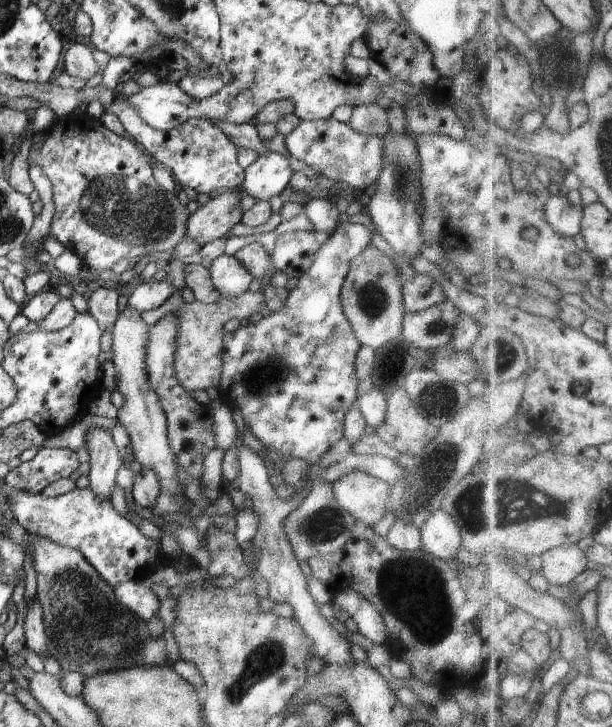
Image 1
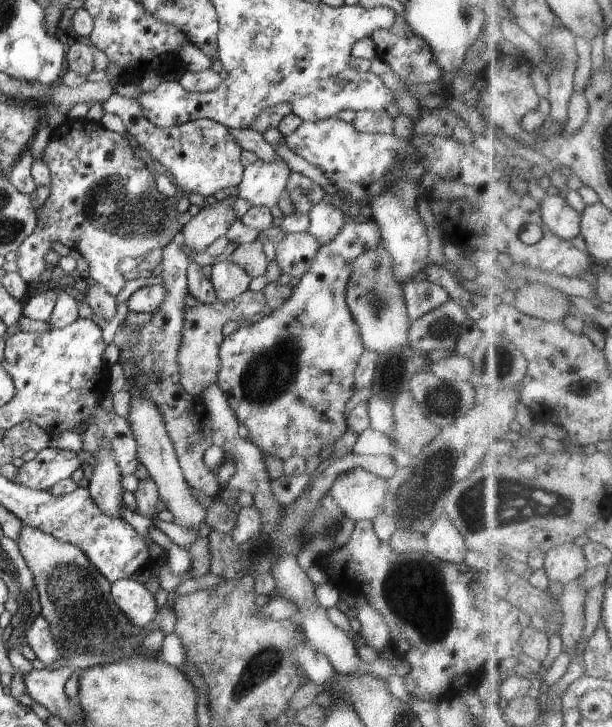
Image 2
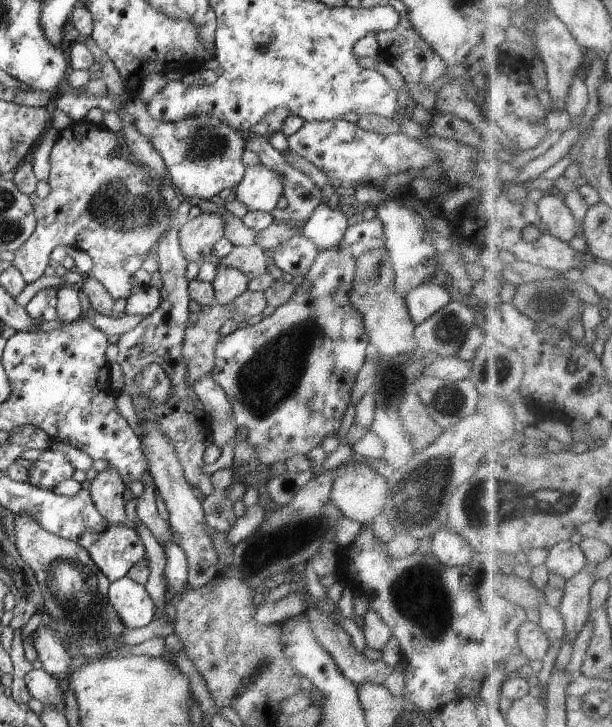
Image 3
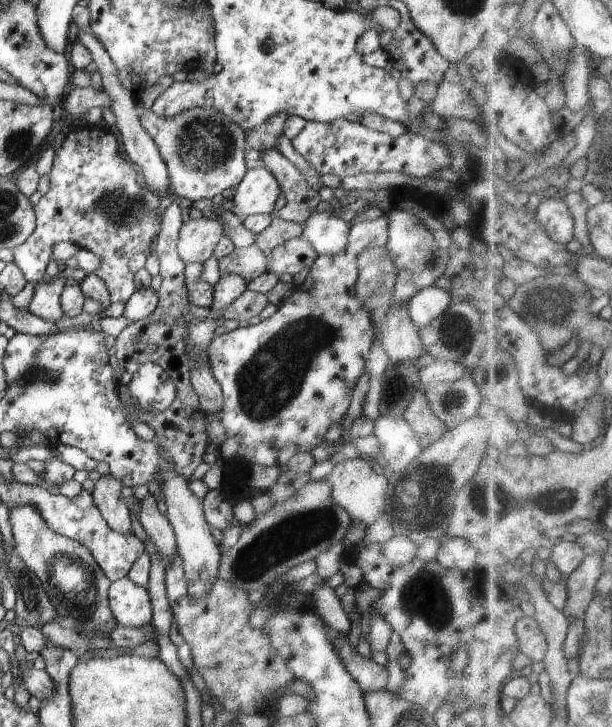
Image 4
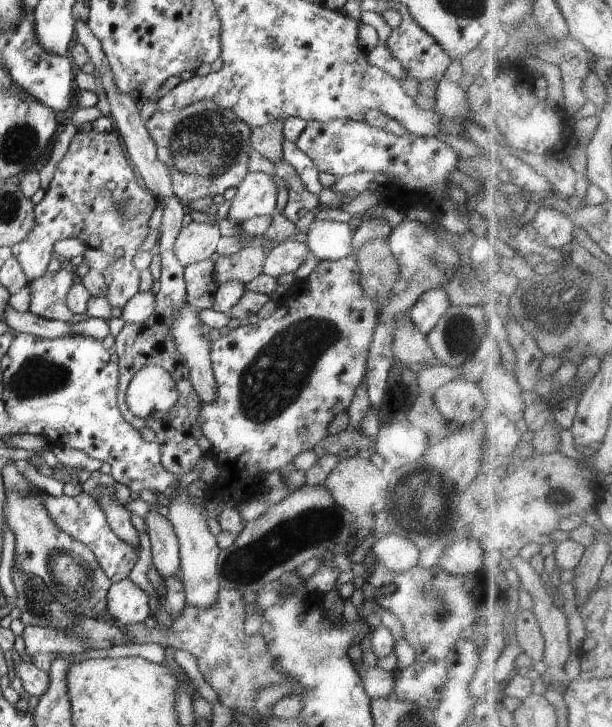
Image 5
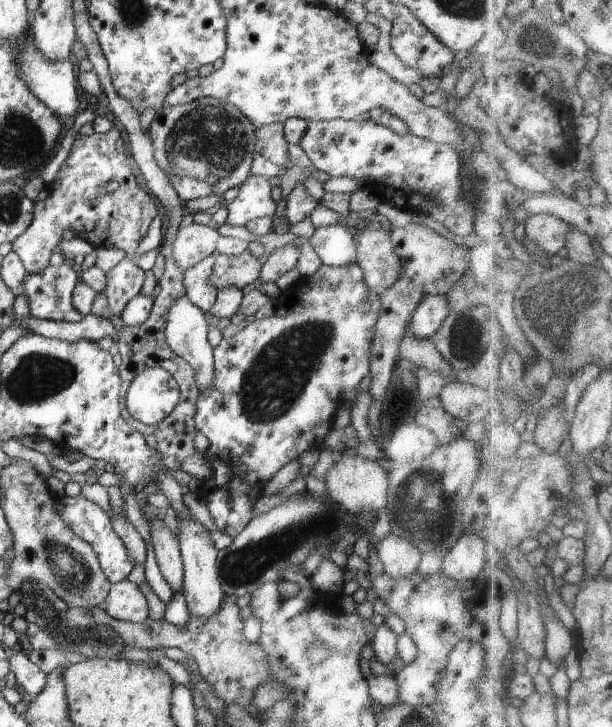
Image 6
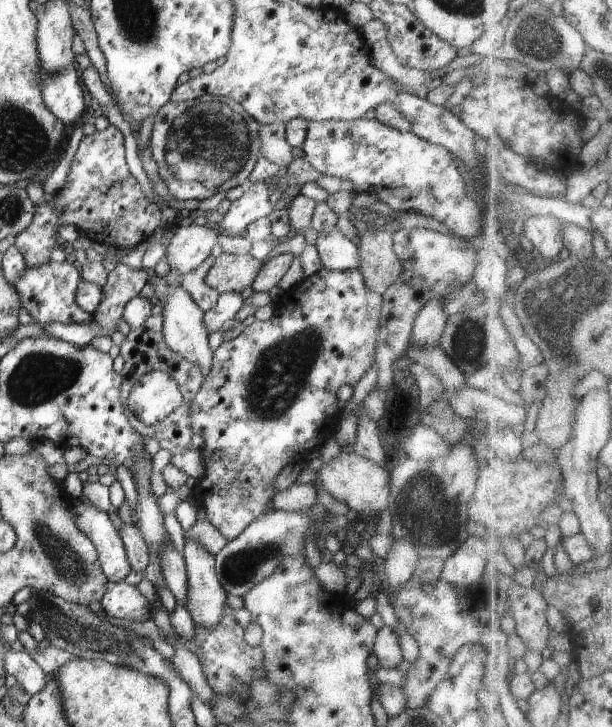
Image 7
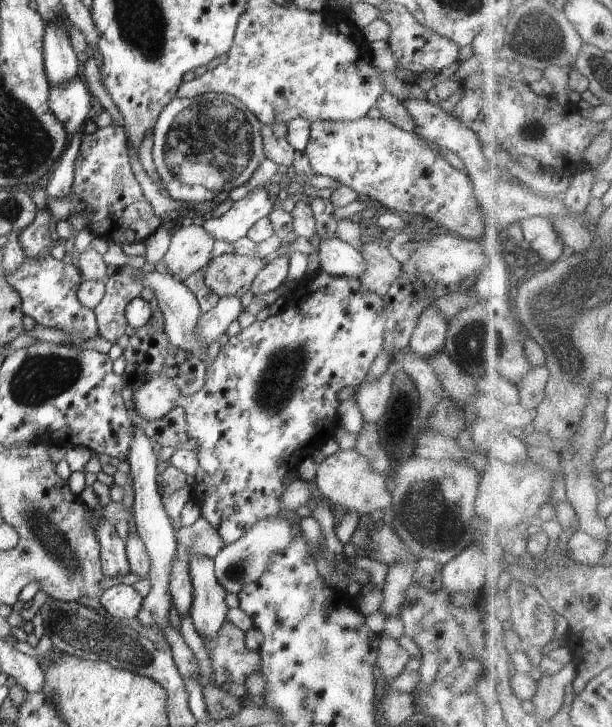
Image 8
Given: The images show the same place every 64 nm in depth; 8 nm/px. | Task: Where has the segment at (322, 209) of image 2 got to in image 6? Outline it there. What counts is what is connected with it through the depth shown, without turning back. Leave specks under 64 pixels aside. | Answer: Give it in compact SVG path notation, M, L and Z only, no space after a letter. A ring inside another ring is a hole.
M336 223L316 228L309 242L324 265L344 266L357 259L354 235L352 229Z

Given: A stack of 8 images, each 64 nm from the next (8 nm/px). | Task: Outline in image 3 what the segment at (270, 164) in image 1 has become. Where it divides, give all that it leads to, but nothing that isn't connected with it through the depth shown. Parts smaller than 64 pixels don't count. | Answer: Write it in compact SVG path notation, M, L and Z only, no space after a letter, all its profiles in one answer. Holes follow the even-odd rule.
M263 163L248 166L238 186L232 190L233 198L246 206L247 210L270 212L284 192L282 176Z

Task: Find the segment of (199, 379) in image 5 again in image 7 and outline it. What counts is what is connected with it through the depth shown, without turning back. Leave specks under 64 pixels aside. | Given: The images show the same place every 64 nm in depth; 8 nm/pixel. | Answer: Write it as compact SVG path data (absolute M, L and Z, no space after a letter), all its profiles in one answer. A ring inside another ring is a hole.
M156 274L148 276L148 281L154 286L155 294L158 295L163 309L161 314L165 344L182 358L197 365L202 370L203 376L207 377L213 364L213 352L209 346L209 333L204 327L204 312L181 285L169 285L165 278L158 278Z

